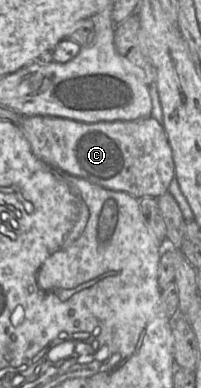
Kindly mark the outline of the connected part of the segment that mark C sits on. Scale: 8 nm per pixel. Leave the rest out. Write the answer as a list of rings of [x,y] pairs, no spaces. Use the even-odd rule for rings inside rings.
[[[23,116],[16,122],[30,144],[32,153],[41,161],[94,184],[124,191],[136,198],[159,197],[168,192],[175,176],[172,149],[161,122],[152,117],[133,121],[80,122],[73,119],[52,116]]]

